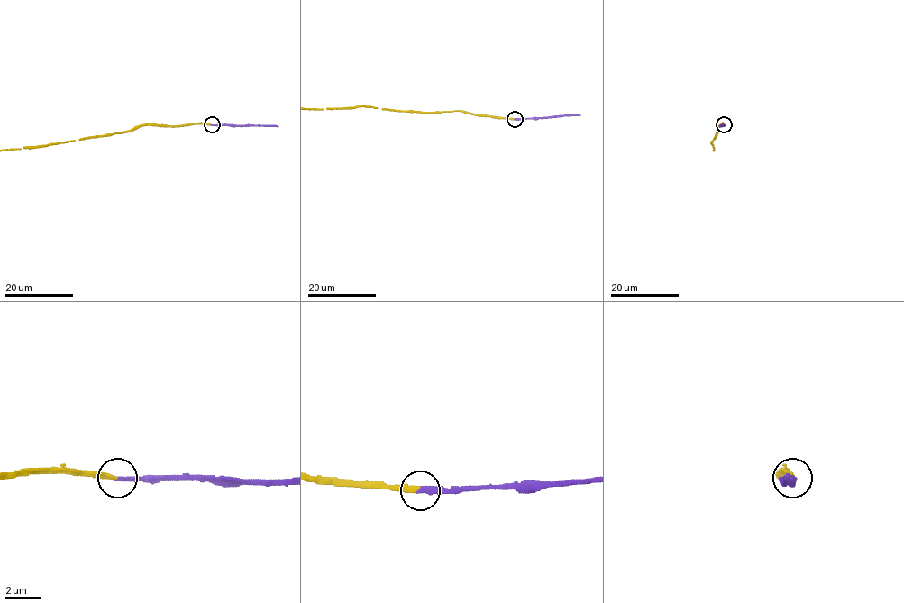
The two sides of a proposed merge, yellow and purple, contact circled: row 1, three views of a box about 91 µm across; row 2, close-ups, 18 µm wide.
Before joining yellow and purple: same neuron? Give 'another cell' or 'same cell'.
same cell

